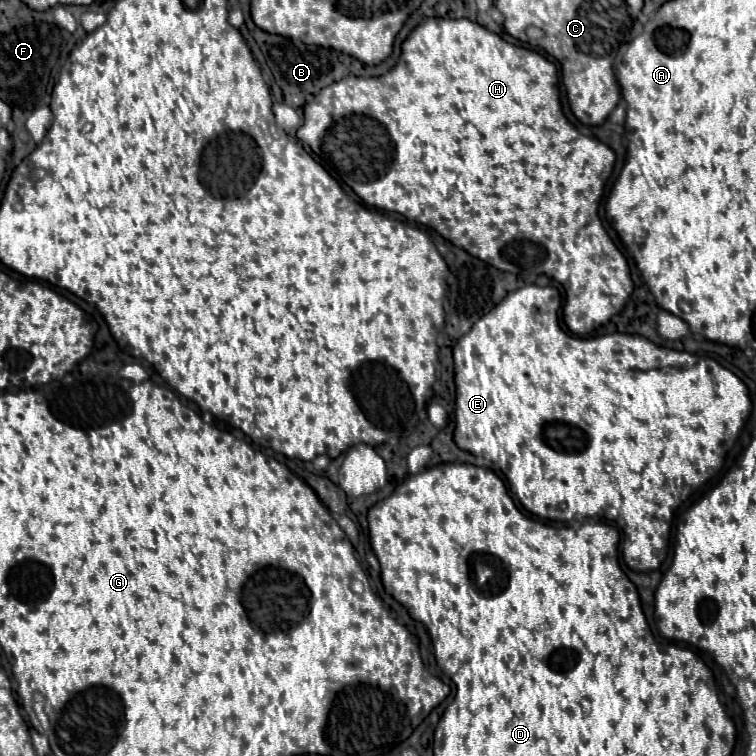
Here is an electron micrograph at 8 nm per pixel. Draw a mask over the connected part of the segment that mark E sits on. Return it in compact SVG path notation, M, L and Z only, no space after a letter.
M525 285L513 293L509 293L499 305L495 305L487 315L483 315L473 327L471 331L461 339L461 343L457 343L457 351L453 349L453 359L455 359L455 385L457 385L457 407L455 407L455 423L457 423L457 429L455 429L455 443L477 455L477 457L485 457L489 459L491 463L499 465L501 473L505 475L513 495L519 499L519 503L533 515L545 519L545 521L551 521L551 523L565 523L565 521L573 521L573 519L593 519L593 517L603 517L607 519L607 523L619 527L623 531L623 561L627 563L627 567L631 567L633 571L651 571L651 569L657 569L665 555L667 555L667 541L669 541L669 527L671 527L671 519L673 519L673 513L675 509L689 497L689 487L687 485L703 485L707 479L711 479L719 469L722 468L726 453L734 446L740 431L745 425L747 417L751 412L751 399L749 391L747 391L747 385L735 375L731 373L729 369L721 367L715 359L711 357L697 357L693 353L687 353L687 351L673 351L673 349L665 349L665 347L659 347L655 345L653 341L641 337L641 335L629 335L629 333L613 333L613 335L603 336L588 336L588 337L571 337L567 335L561 325L559 325L559 319L557 319L557 307L561 305L561 293L557 287L537 287L537 285Z

